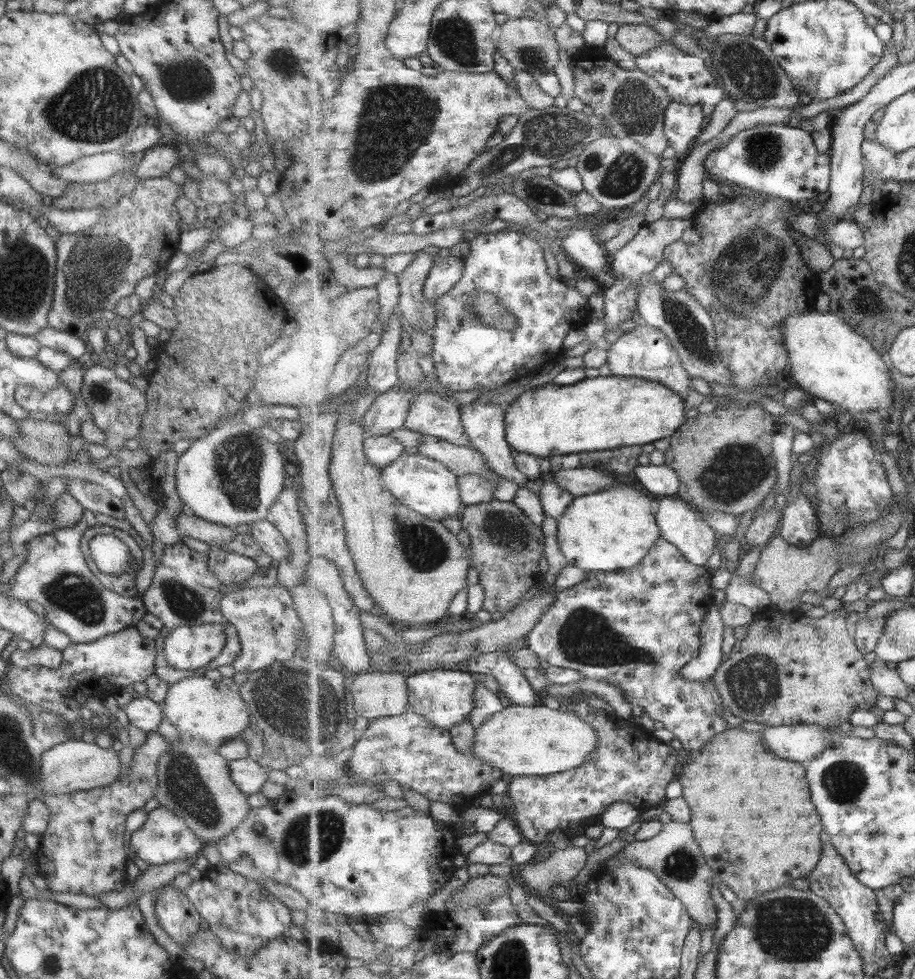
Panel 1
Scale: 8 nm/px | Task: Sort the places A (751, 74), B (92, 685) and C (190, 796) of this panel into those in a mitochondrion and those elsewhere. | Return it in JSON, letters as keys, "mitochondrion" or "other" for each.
{"A":"mitochondrion","B":"other","C":"mitochondrion"}

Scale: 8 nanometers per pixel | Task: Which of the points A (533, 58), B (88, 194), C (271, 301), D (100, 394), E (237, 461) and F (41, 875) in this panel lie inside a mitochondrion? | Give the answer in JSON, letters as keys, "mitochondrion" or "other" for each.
{"A":"mitochondrion","B":"other","C":"other","D":"mitochondrion","E":"mitochondrion","F":"other"}

